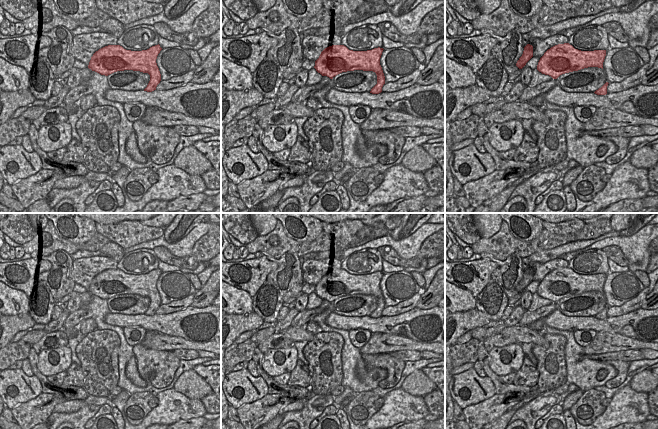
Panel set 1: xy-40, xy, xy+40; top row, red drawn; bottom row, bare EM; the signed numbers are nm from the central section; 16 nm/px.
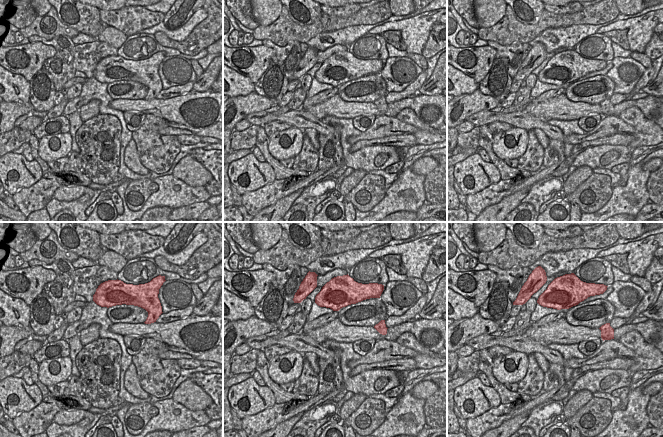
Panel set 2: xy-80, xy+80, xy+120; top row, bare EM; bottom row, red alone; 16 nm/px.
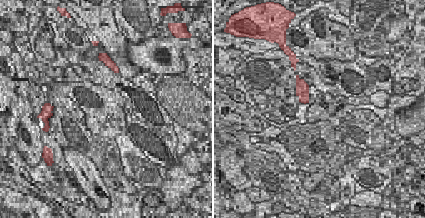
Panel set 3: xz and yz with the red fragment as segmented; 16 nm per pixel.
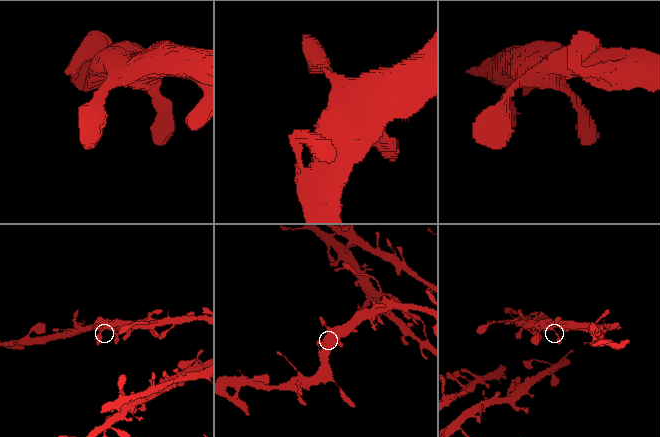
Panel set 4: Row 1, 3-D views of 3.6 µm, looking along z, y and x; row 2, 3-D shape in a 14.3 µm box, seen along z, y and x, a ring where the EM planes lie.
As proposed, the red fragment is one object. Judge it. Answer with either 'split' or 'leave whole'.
leave whole

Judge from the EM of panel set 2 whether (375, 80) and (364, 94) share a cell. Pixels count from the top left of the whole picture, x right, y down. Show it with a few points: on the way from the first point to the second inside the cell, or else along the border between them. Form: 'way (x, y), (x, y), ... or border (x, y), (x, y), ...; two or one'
way (374, 83), (366, 91); one

